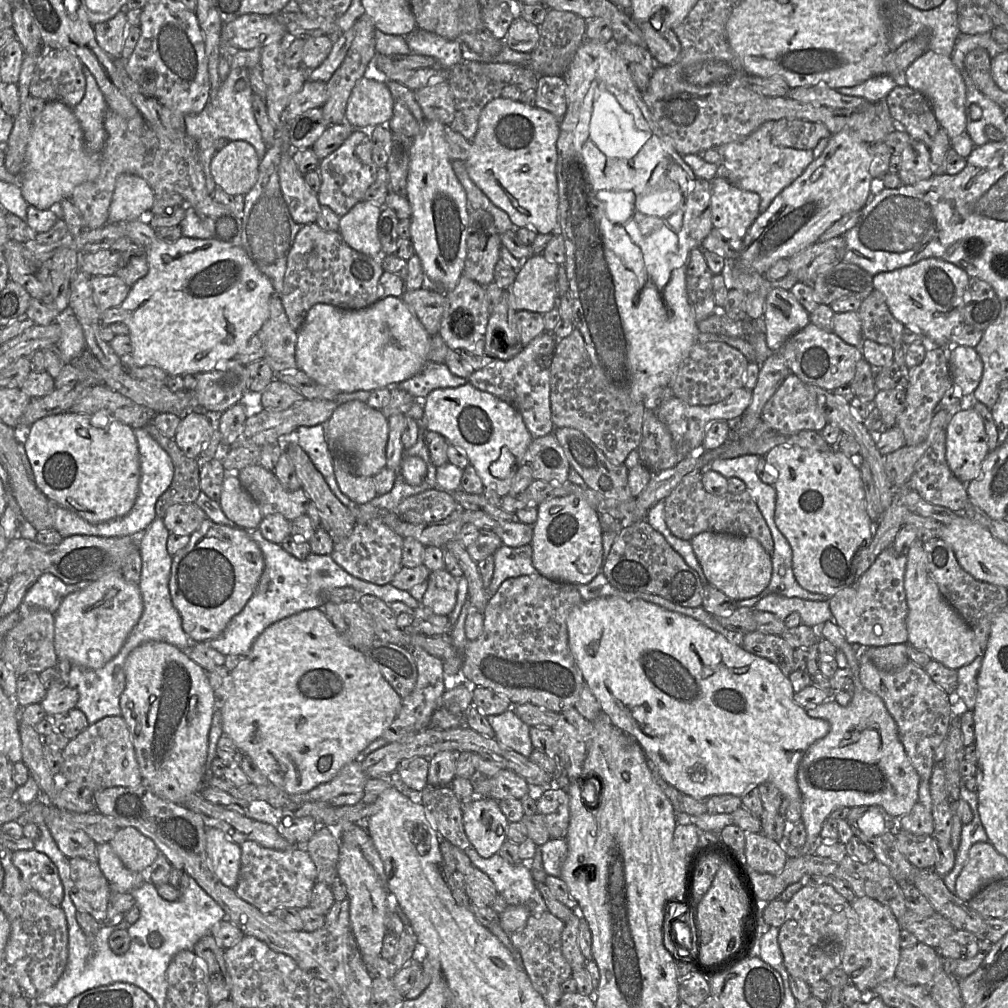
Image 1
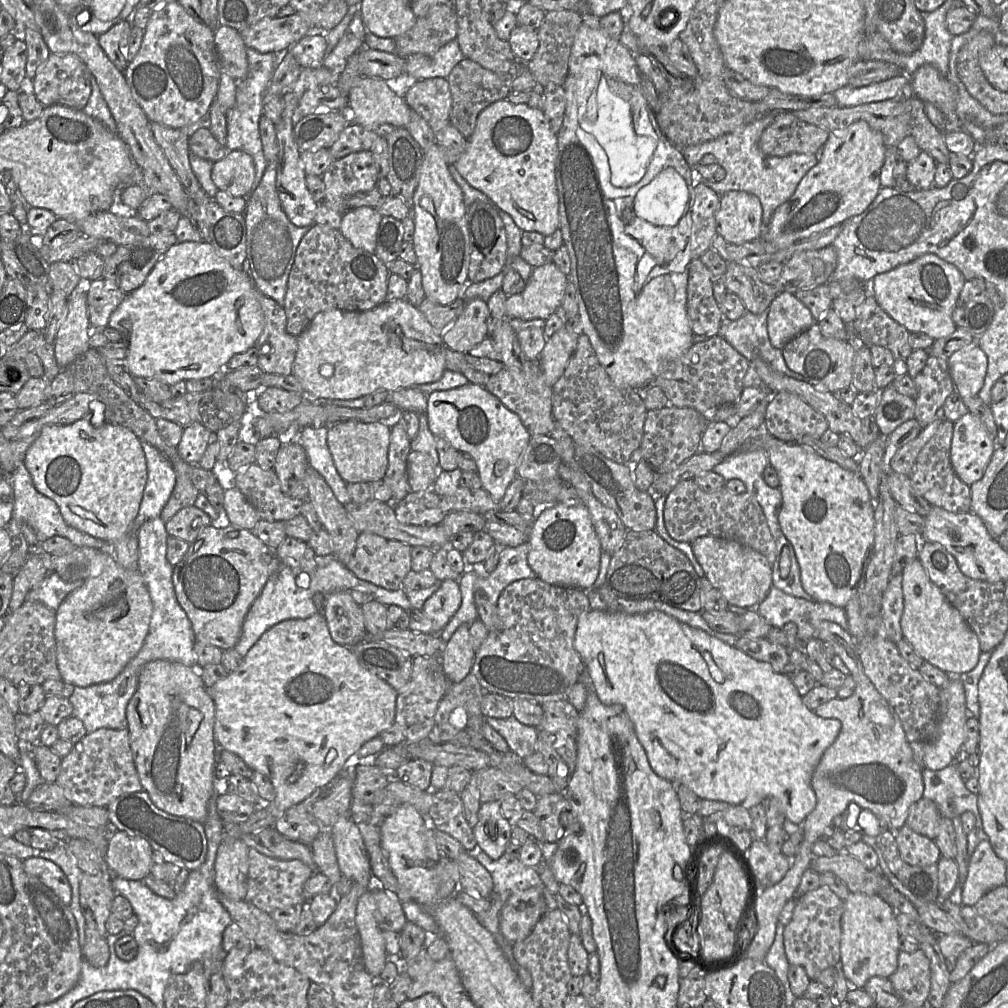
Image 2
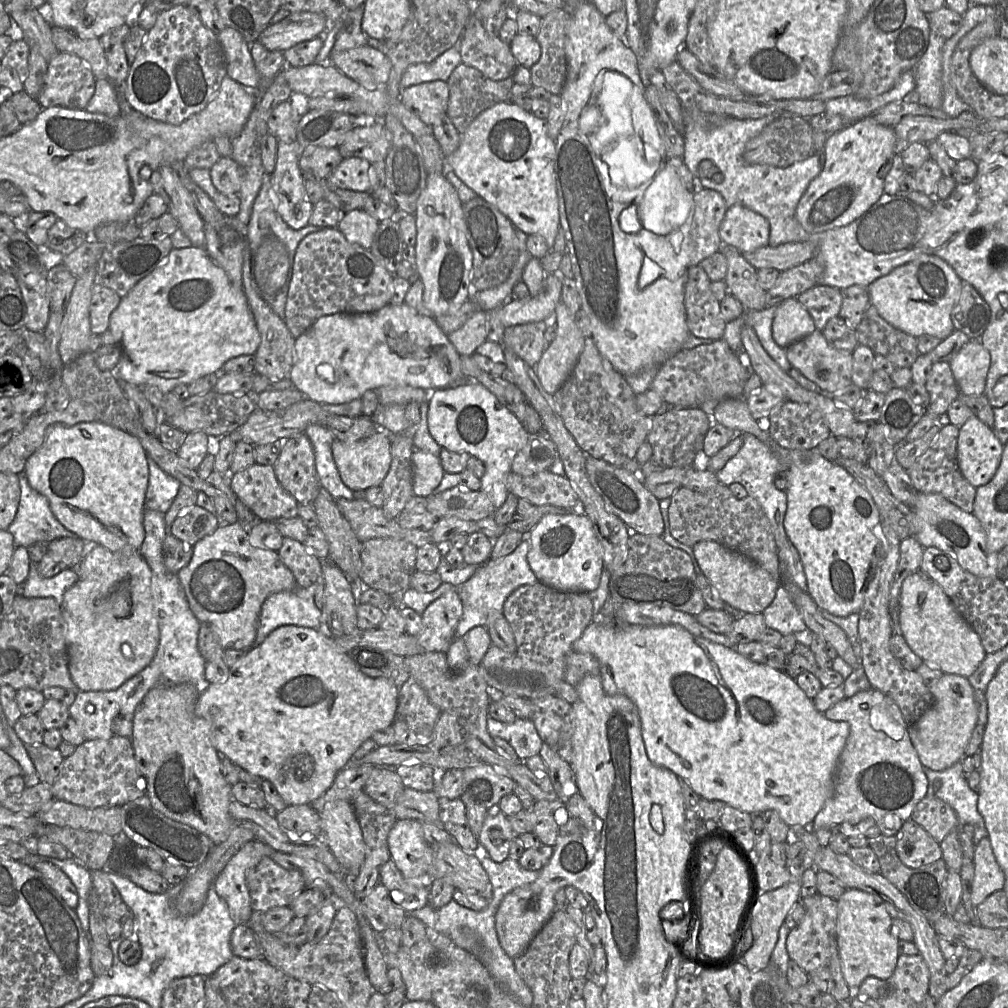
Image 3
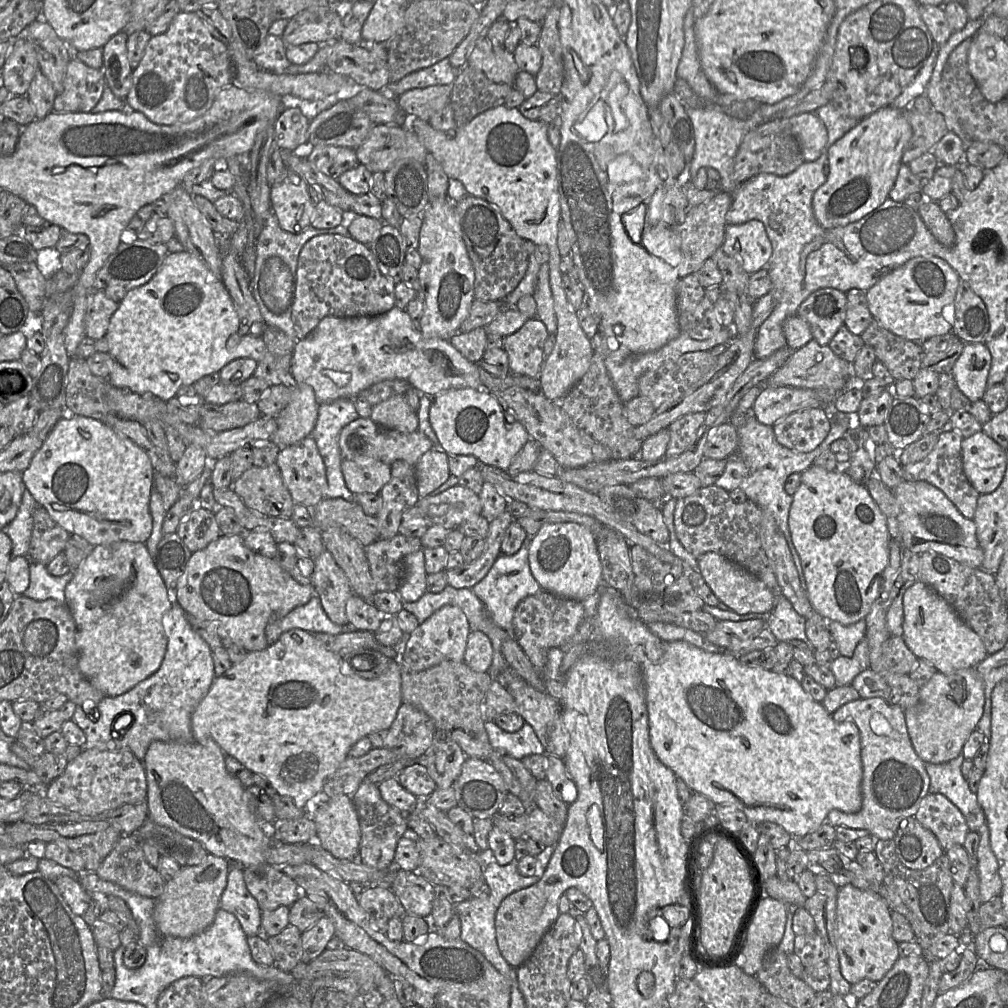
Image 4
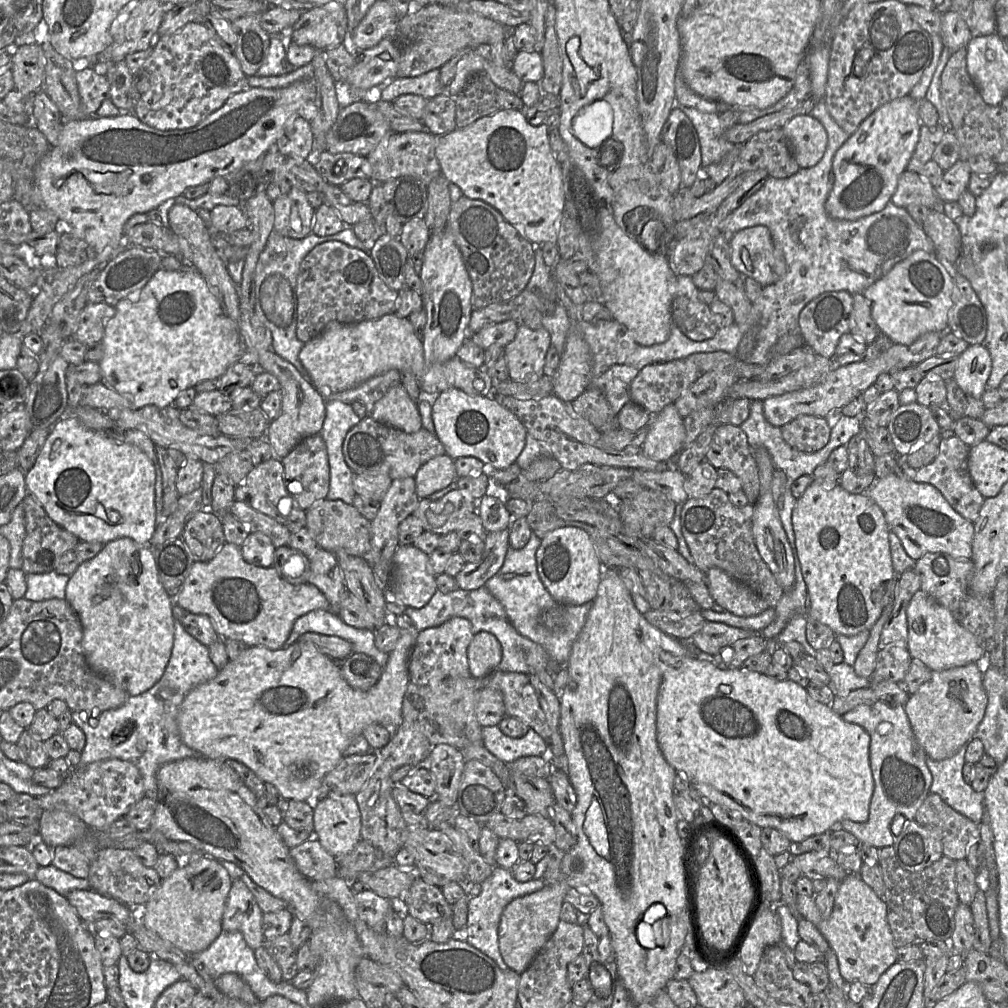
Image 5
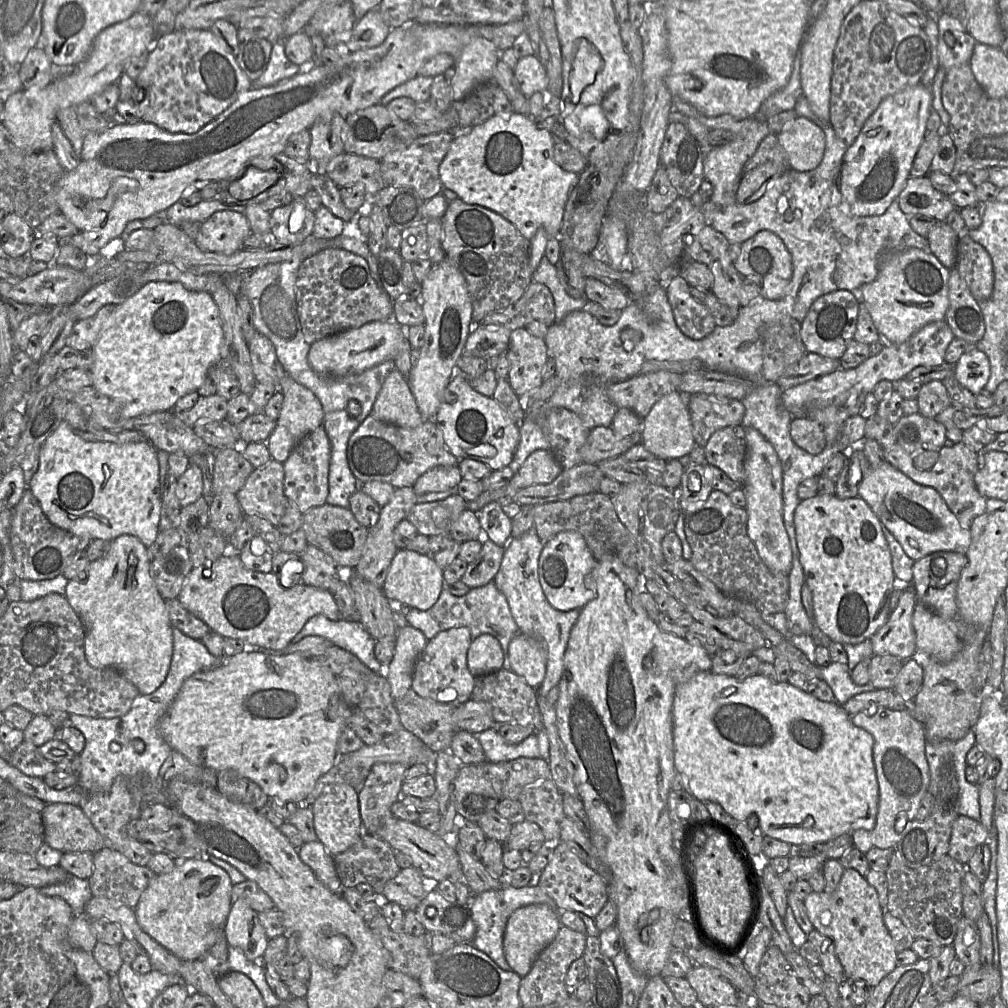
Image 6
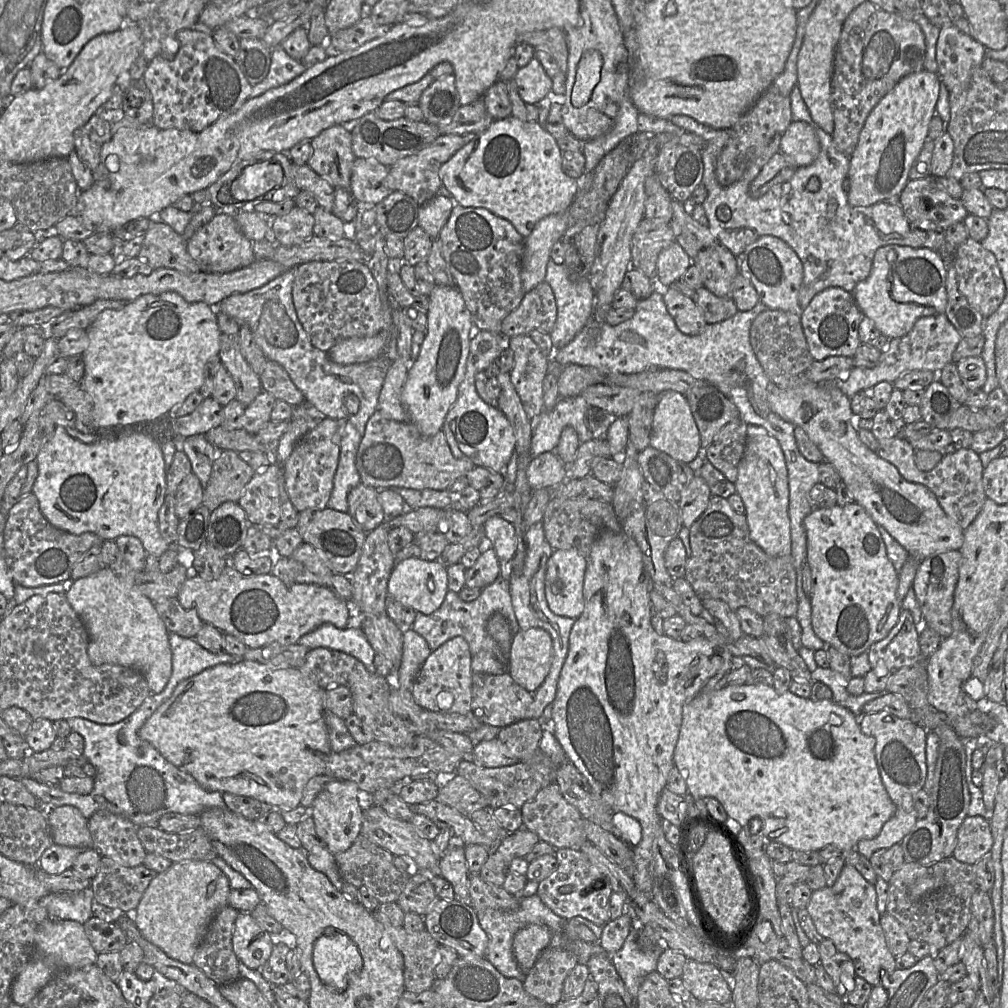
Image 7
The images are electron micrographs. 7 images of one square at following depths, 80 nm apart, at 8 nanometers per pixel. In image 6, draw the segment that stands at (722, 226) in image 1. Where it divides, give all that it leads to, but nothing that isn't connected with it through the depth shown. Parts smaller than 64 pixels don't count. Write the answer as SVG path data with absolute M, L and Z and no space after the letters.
M761 230L753 237L743 242L738 248L733 248L733 265L743 278L751 279L760 290L760 296L769 300L778 300L787 292L793 275L792 257L783 241L769 230Z

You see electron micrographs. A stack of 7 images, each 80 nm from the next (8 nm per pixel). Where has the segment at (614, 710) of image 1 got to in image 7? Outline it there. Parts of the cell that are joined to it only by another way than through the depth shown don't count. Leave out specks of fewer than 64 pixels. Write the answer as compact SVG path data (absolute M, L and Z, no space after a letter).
M742 684L742 685L728 685L722 689L711 691L711 692L699 692L693 699L688 701L684 707L682 712L682 723L679 732L679 737L677 744L673 753L673 762L674 766L682 773L687 785L687 794L692 796L693 798L707 798L713 797L717 799L722 806L724 807L729 821L734 822L738 825L738 827L742 827L744 830L748 830L748 823L752 818L759 818L762 822L761 830L757 834L753 834L755 836L760 836L765 838L766 841L775 841L784 844L785 846L791 848L792 850L800 850L800 851L820 851L827 845L835 845L839 847L844 853L852 850L856 850L857 843L863 839L873 839L875 838L881 831L883 825L894 815L896 807L892 800L890 799L880 776L878 765L875 758L875 745L876 739L873 736L865 735L859 726L858 718L856 718L848 709L843 706L835 703L833 700L821 700L821 701L813 701L810 698L803 698L793 694L792 692L778 692L775 690L773 686L769 686L766 684Z

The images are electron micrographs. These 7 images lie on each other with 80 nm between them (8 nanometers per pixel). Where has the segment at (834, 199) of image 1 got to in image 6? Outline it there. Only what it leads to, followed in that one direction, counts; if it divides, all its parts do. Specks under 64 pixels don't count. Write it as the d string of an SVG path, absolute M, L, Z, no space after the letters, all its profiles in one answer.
M919 83L887 96L863 124L854 143L847 147L841 167L839 189L852 216L883 214L905 187L916 153L927 134L926 123L932 110L930 87Z

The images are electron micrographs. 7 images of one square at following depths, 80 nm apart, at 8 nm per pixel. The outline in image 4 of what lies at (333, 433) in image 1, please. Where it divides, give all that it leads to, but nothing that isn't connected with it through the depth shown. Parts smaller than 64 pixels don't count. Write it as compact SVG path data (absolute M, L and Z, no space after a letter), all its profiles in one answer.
M343 458L341 469L347 488L354 494L380 493L384 485L391 478L391 466L374 458L356 459L355 461Z

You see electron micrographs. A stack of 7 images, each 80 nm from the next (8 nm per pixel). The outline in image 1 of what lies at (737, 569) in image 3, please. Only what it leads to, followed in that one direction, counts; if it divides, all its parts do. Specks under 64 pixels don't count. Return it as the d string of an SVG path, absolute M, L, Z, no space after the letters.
M704 531L690 541L709 583L730 598L737 601L751 598L768 586L772 575L771 555L755 538Z

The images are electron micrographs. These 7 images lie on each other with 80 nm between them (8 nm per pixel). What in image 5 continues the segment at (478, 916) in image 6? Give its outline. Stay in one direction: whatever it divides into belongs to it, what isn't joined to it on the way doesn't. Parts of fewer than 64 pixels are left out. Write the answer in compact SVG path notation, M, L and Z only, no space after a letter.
M494 866L492 874L481 884L481 892L477 896L470 896L468 902L467 923L459 937L477 948L496 962L501 970L510 970L505 963L499 948L499 924L505 907L514 899L522 897L544 888L543 878L532 879L528 882L518 882L510 869Z

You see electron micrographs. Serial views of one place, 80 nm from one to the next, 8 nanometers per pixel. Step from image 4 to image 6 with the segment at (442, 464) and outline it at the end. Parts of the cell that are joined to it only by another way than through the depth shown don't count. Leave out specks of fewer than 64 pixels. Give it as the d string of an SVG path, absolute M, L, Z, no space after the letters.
M437 466L422 474L413 489L417 496L430 492L443 492L456 488L462 478L458 466Z

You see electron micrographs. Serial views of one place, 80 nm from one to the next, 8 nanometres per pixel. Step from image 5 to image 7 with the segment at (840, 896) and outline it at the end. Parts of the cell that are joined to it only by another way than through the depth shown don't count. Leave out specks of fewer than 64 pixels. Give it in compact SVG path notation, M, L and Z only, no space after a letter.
M845 865L833 886L825 886L813 891L807 911L817 932L823 938L831 940L838 951L848 955L854 963L856 975L873 987L880 985L883 977L891 975L896 970L896 958L887 946L881 926L882 915L877 907L875 886L869 883L855 867Z

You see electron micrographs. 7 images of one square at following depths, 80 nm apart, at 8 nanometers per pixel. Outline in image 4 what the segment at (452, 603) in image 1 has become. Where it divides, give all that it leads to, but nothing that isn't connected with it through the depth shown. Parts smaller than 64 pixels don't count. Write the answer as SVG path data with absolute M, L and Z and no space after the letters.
M445 605L434 612L428 619L421 623L410 635L397 646L398 659L393 659L401 664L406 664L414 672L421 672L440 664L443 661L464 662L467 639L471 632L467 616L457 606Z

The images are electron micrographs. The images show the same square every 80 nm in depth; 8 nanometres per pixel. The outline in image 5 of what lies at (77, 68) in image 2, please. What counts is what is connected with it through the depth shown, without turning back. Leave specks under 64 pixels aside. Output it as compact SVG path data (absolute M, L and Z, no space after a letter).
M91 66L75 74L81 101L81 112L95 115L102 102L110 97L110 85L105 75L99 74Z

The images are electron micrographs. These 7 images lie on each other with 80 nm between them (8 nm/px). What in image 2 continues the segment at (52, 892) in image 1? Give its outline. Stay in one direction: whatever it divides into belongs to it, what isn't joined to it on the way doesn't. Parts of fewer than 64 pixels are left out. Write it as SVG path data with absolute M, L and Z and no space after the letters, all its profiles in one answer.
M32 856L22 861L24 871L37 877L67 906L71 903L72 888L61 868L50 860Z

